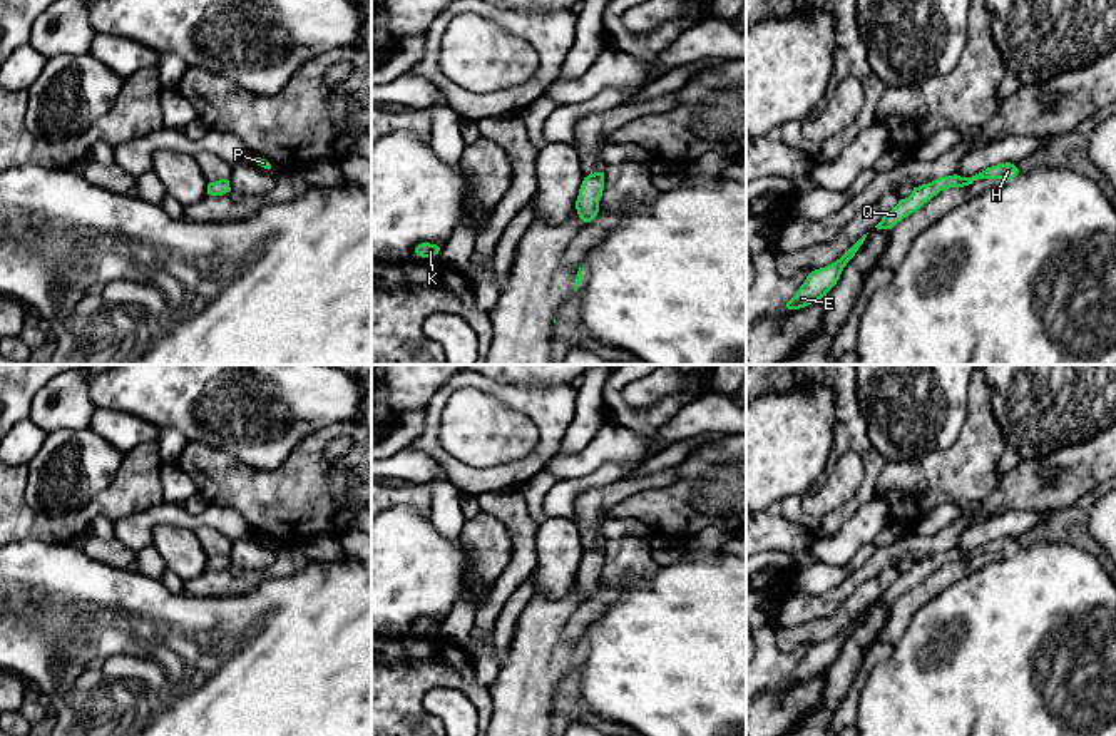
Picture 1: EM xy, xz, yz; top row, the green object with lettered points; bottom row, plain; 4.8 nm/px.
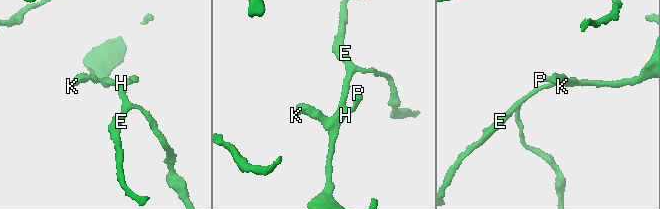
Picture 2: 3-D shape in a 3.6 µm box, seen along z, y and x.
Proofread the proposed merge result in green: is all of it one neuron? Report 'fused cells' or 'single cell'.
single cell

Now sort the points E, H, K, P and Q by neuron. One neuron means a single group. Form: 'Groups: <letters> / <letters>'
Groups: E H K P Q

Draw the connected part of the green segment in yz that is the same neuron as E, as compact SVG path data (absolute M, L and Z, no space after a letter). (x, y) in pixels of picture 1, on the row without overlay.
M863 609L840 634L835 637L811 646L795 671L786 677L788 684L805 682L822 672L837 659L847 637L855 631L863 619L867 609Z

